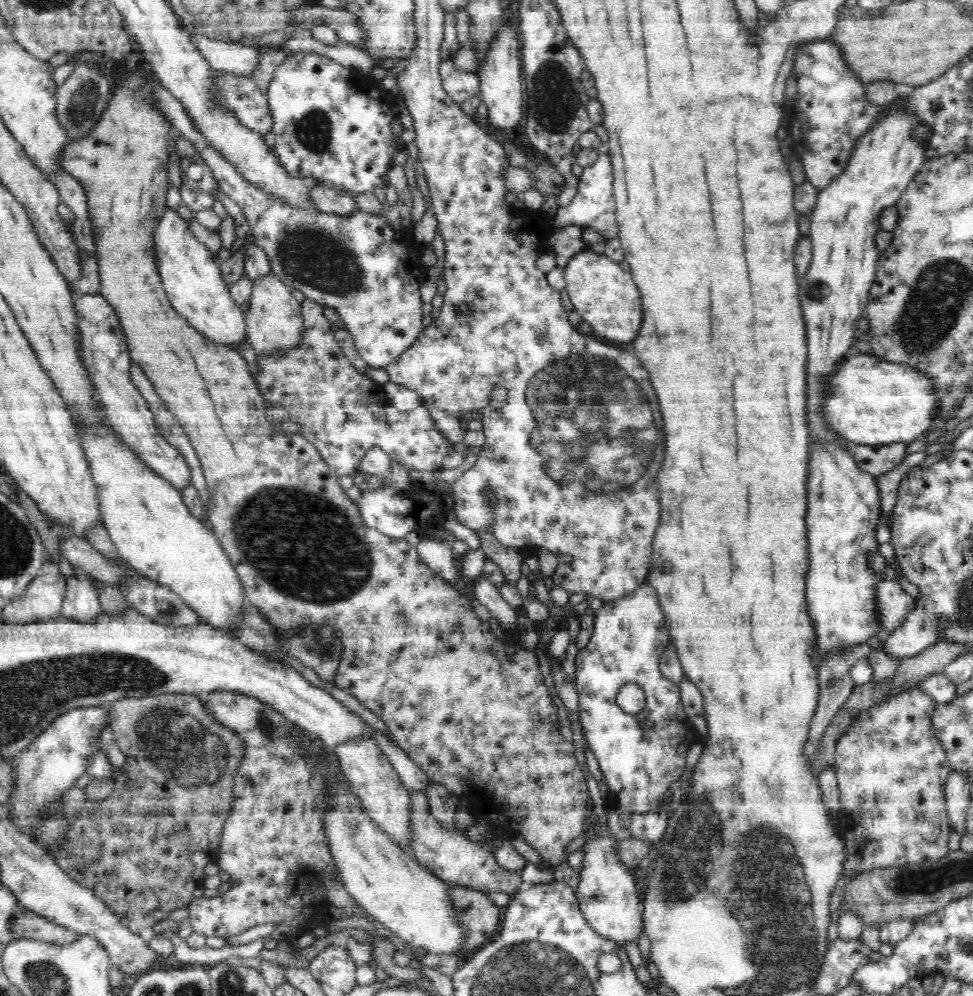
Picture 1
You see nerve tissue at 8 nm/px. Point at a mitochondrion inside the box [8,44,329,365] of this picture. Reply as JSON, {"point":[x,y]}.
{"point":[82,105]}

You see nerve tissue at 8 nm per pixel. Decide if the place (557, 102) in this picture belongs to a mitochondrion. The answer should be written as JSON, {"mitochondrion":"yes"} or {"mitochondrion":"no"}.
{"mitochondrion":"yes"}

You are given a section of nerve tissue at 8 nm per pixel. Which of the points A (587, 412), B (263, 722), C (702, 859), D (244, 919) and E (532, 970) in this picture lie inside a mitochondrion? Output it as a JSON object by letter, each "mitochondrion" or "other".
{"A":"mitochondrion","B":"mitochondrion","C":"mitochondrion","D":"other","E":"mitochondrion"}

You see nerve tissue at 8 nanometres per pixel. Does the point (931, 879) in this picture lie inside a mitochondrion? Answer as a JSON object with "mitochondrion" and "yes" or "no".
{"mitochondrion":"yes"}

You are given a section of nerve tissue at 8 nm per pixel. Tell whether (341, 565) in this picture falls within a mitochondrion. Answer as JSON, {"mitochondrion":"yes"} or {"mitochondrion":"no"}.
{"mitochondrion":"yes"}

